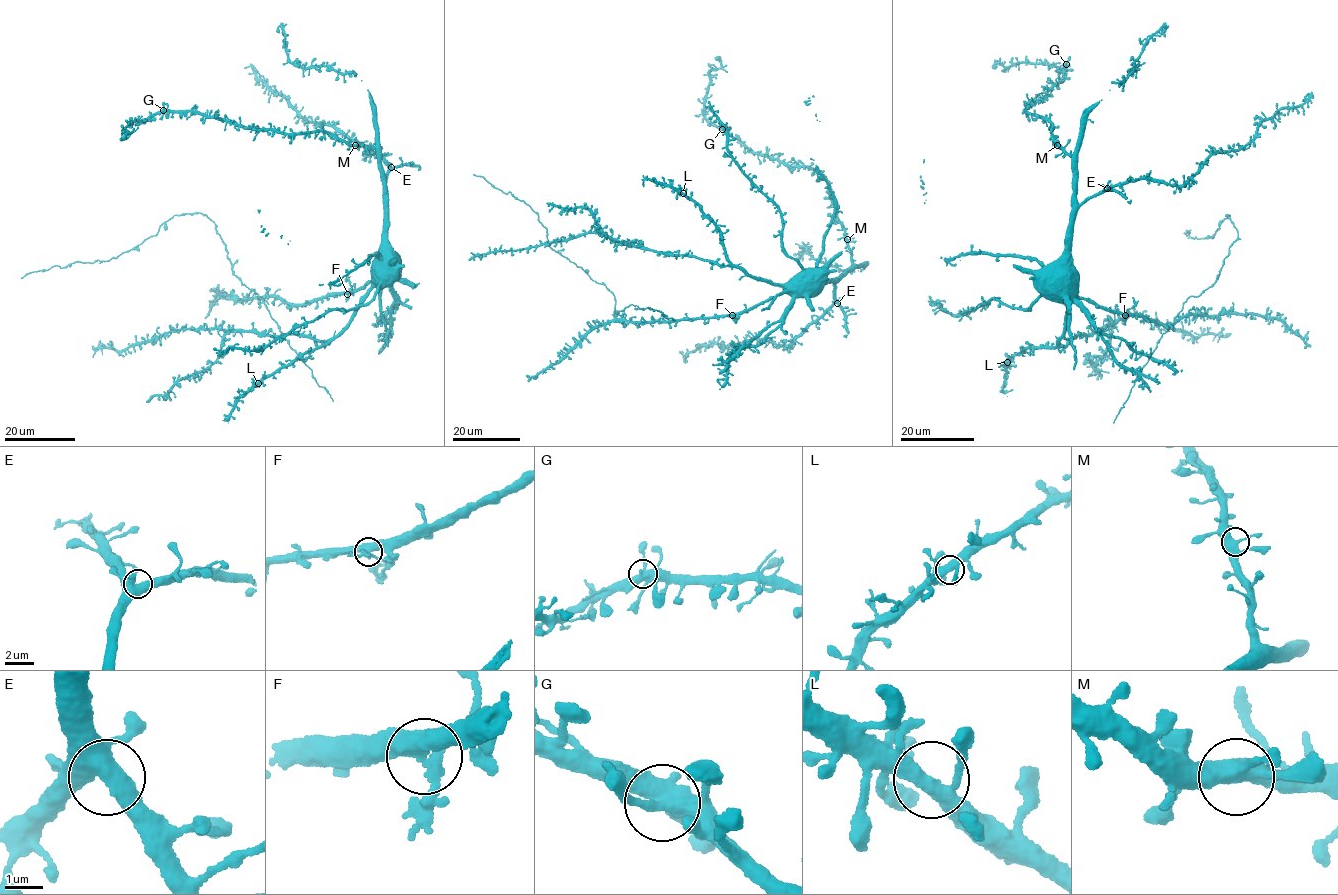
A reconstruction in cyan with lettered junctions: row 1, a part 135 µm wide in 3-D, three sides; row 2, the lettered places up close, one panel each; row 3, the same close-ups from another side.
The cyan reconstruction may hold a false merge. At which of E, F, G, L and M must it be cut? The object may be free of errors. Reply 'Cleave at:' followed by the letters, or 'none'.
Cleave at: F

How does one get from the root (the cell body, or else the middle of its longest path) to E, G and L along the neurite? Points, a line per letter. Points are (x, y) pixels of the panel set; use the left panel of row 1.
E: (365, 286), (374, 278), (375, 260), (383, 239), (385, 179), (391, 167)
G: (365, 286), (374, 278), (384, 226), (377, 151), (330, 132), (288, 134), (163, 110)
L: (365, 286), (374, 282), (344, 329), (258, 383)

